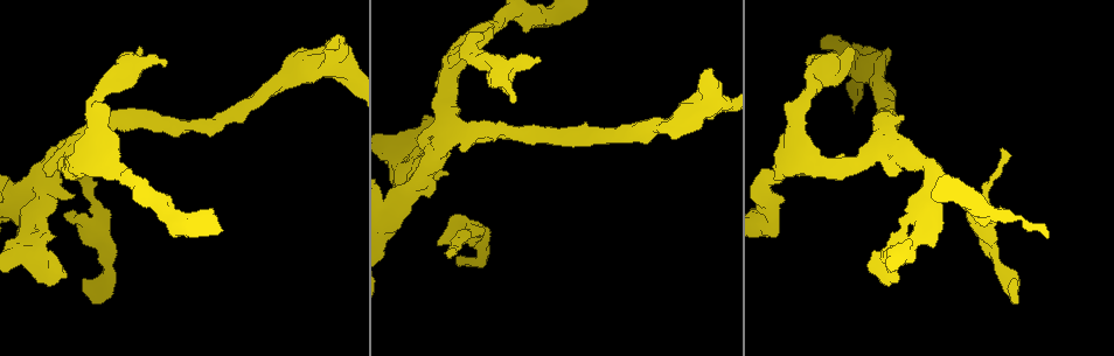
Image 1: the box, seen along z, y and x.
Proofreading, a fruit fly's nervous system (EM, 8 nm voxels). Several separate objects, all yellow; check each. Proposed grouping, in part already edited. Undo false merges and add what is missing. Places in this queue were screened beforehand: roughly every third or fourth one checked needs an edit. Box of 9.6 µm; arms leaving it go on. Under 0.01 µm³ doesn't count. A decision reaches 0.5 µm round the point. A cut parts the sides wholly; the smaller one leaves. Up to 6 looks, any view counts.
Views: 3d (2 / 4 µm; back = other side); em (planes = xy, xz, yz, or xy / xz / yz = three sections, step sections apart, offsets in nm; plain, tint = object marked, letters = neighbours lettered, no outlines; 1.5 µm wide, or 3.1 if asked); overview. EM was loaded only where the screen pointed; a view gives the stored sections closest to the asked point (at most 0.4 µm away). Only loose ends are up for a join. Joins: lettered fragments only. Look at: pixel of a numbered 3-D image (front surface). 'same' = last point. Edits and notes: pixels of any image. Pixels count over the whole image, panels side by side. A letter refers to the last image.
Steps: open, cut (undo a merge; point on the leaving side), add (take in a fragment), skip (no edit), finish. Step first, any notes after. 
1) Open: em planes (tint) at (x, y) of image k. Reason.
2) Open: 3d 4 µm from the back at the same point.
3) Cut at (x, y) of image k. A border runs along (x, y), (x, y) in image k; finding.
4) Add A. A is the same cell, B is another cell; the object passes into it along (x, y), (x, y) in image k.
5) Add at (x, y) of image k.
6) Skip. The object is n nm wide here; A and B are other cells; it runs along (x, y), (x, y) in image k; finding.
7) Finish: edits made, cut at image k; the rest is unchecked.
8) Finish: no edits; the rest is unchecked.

Open: 3d 2 µm at (989, 258) of image 1. Thin end.

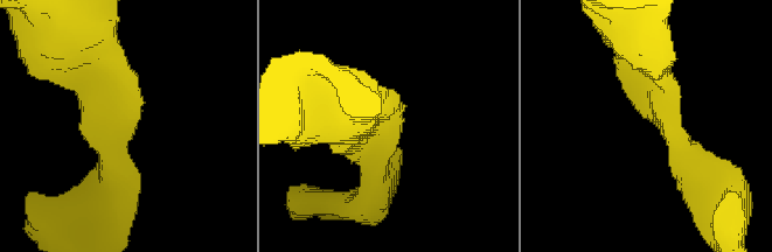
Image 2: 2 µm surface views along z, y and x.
Open: em planes (letters) at (139, 114) of image 2.

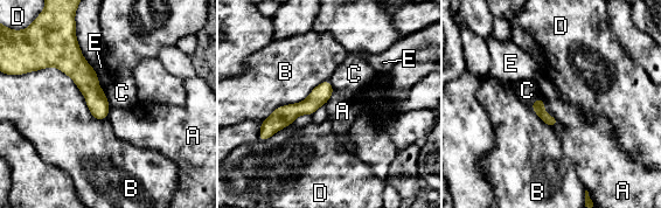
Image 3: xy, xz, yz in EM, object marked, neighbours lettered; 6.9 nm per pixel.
Skip. The longest contact is with B, 550 nm; A, B, C, D and E are other cells; it runs along (327, 84), (268, 131) in image 3; no lettered fragment goes on from it.

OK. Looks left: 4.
Open: 3d 4 µm at (418, 152) of image 1. Touches itself.

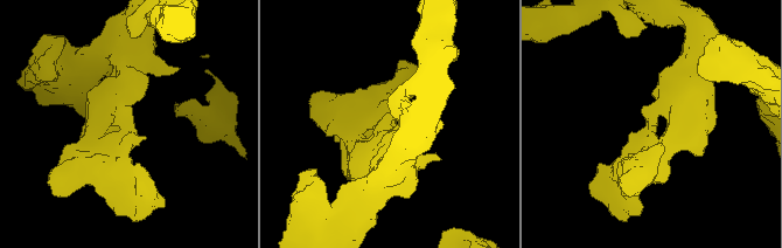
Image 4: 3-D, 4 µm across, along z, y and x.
Open: em planes (plain) at (126, 116) of image 4.

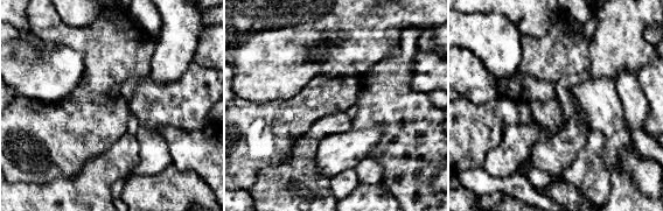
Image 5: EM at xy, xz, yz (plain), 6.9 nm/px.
Open: em planes (letters) at the same point. See the neighbours.

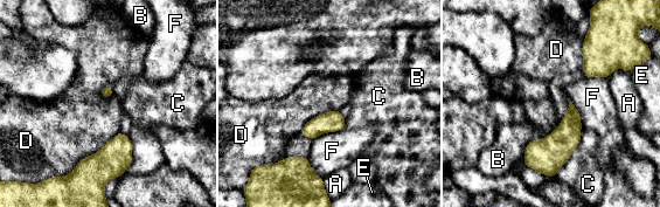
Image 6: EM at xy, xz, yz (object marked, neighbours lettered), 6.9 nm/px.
Skip. A, B, C, D, E and F are other cells; a border runs along (119, 131), (67, 174) in image 6; all the same cell.

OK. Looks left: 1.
Open: em planes (letters) at (452, 248) of image 1. Branch stops here.

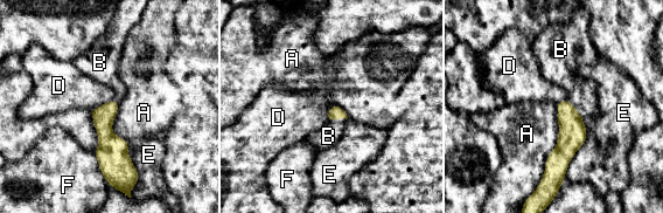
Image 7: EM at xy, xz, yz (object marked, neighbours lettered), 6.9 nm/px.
Add B. The object is 100 nm wide here; B is the same cell, A, D, E and F are other cells; the object passes into it along (335, 112), (336, 118), (328, 136) in image 7; it goes on there.

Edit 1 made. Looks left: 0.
Finish: edits made, add at image 7; the rest is unchecked.

